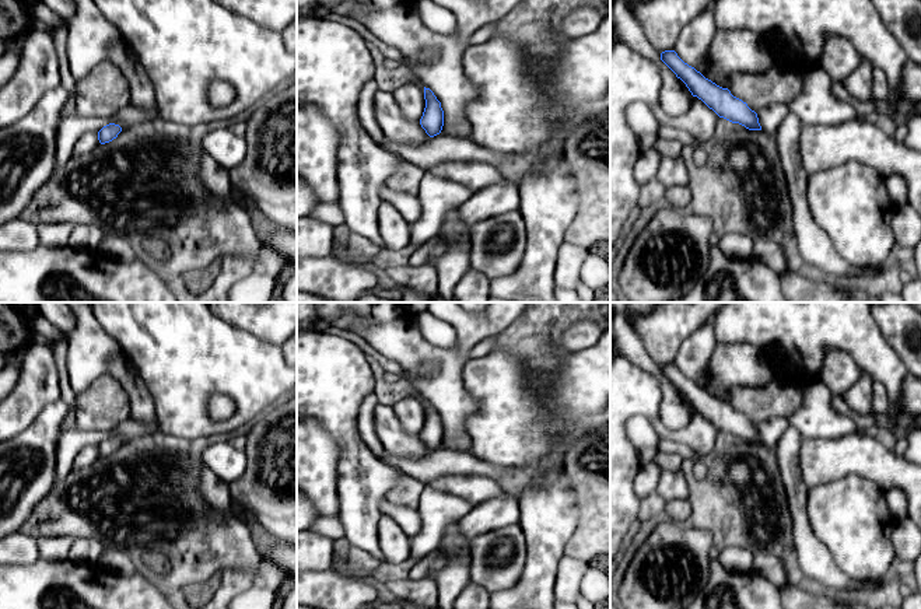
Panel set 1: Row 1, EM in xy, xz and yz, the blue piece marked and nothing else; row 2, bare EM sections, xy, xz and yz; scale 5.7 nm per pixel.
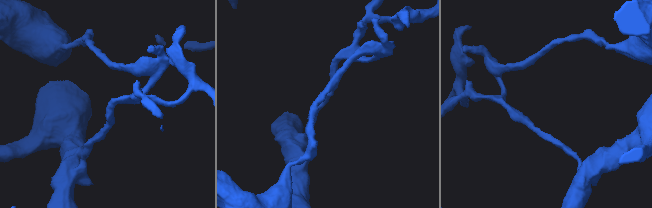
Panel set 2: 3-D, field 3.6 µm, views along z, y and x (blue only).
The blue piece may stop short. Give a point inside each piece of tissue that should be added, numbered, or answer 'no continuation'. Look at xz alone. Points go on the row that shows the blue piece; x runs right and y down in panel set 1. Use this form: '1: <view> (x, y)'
no continuation

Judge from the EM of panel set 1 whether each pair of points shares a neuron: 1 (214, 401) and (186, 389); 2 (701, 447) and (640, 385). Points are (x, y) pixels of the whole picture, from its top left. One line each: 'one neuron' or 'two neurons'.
1: two neurons
2: one neuron

